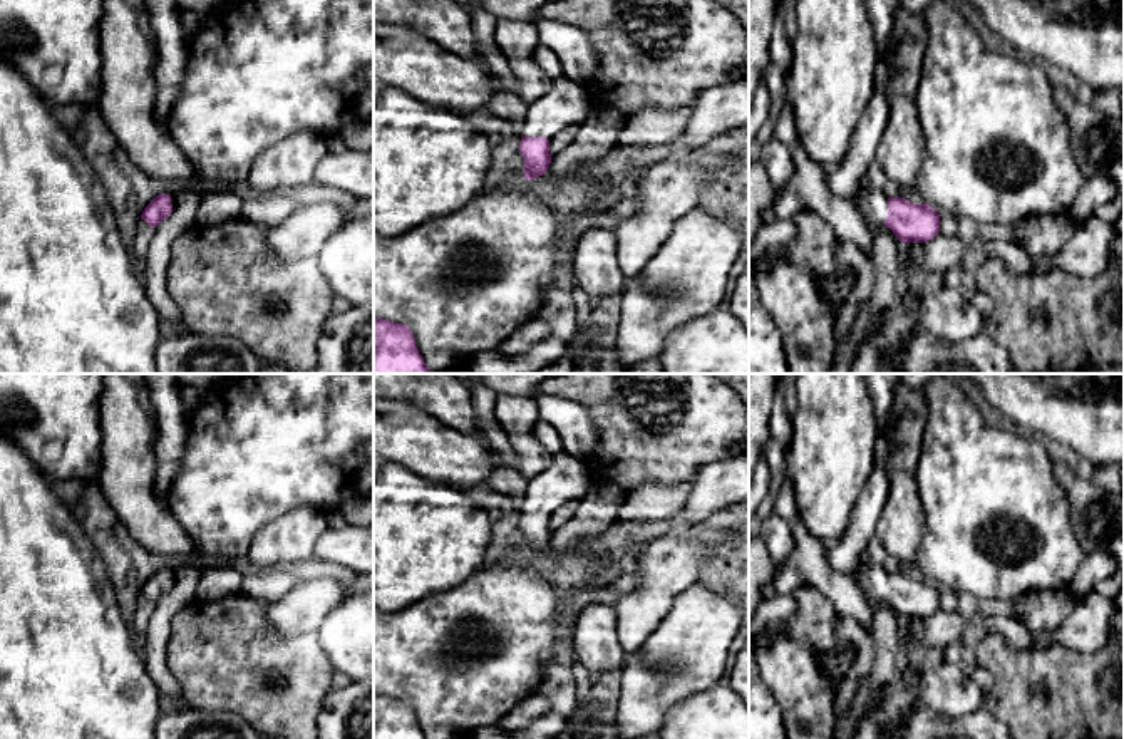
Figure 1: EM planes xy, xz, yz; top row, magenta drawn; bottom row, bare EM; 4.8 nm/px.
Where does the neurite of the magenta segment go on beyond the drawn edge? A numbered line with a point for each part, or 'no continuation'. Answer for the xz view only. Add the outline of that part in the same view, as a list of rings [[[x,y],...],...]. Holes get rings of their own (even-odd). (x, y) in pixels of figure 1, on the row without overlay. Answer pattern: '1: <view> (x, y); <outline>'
1: xz (567, 478); [[[559,451],[551,454],[544,471],[528,481],[521,499],[526,513],[548,513],[570,501],[581,501],[588,491],[590,471],[585,461]]]

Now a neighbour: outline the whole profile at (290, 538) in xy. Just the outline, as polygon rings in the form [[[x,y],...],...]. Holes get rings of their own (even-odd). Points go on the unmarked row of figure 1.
[[[300,506],[261,526],[251,540],[248,558],[260,568],[295,566],[313,555],[317,540],[327,530],[323,513]]]

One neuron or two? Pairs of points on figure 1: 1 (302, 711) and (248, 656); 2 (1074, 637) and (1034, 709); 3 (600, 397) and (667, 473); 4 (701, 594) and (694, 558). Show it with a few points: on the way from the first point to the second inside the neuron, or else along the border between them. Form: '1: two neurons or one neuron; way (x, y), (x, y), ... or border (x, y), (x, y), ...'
1: one neuron; way (283, 699), (277, 692), (262, 689), (258, 674)
2: two neurons; border (1106, 642), (1096, 652), (1039, 647)
3: one neuron; way (618, 416), (657, 454)
4: two neurons; border (697, 578), (672, 600), (670, 609)

